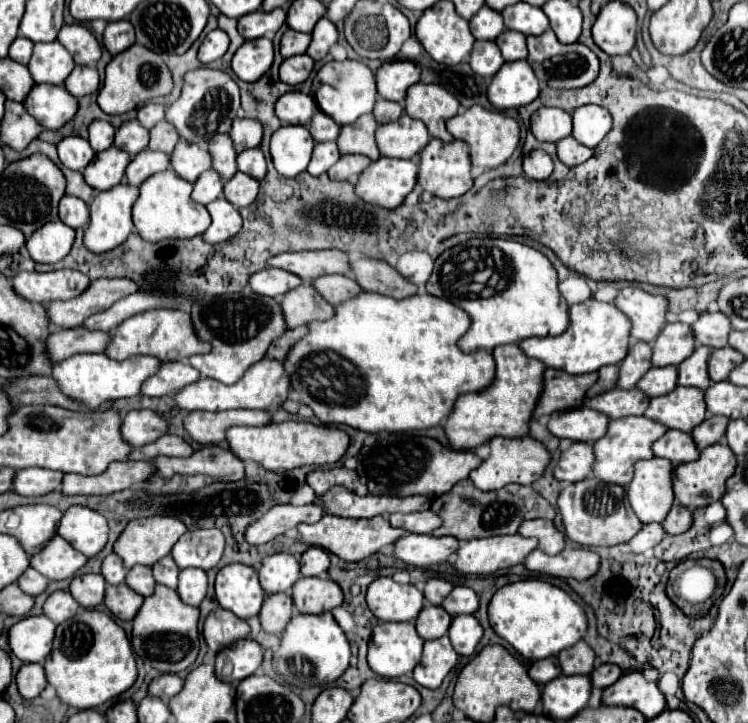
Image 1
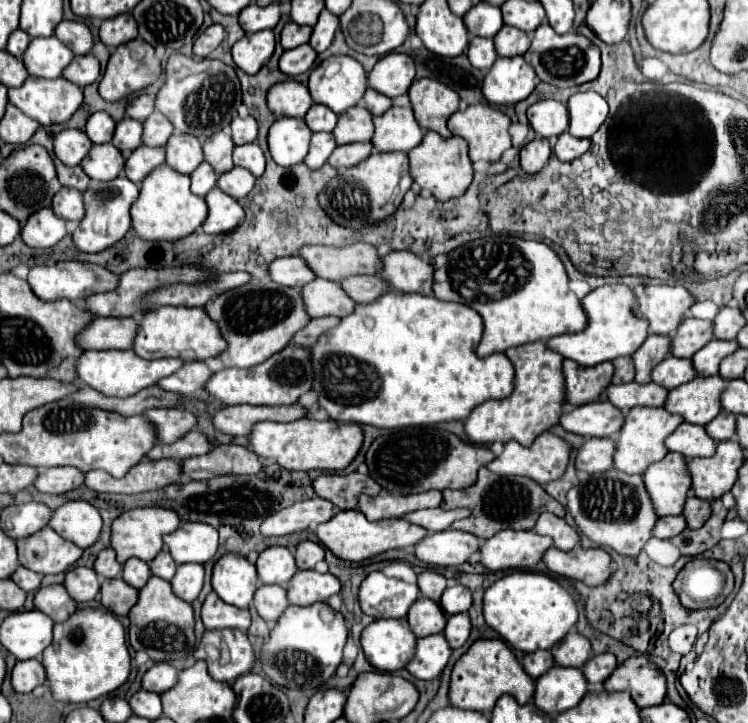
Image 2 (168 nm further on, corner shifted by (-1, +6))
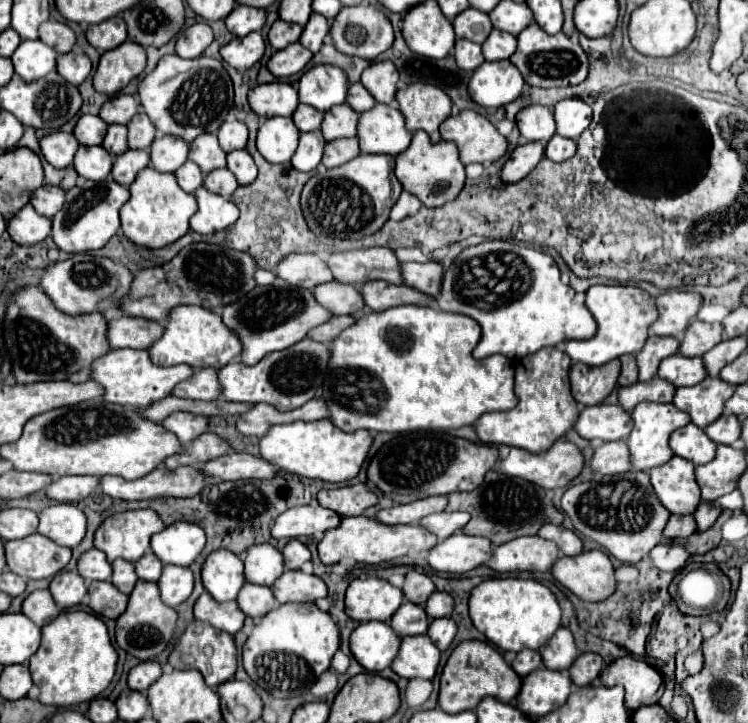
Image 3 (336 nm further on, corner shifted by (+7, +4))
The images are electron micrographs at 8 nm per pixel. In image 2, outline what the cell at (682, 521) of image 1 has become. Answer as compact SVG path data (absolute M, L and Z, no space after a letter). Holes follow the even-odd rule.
M689 495L687 497L687 503L685 503L683 515L685 515L687 525L691 529L699 529L699 527L705 525L705 521L711 515L711 503L709 501L703 501L703 499L697 499L695 495Z

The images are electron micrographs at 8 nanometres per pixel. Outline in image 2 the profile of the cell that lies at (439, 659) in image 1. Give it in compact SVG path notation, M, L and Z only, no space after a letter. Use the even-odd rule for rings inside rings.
M429 635L423 639L417 639L417 649L413 659L405 665L405 669L417 677L417 679L435 679L445 669L447 661L451 657L451 647L445 639L445 635Z

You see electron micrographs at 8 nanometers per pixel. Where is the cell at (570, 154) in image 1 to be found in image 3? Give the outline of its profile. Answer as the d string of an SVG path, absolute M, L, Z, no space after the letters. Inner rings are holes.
M555 135L545 145L545 157L551 161L565 161L565 159L573 157L575 149L577 149L577 143L573 139L565 139L561 135Z

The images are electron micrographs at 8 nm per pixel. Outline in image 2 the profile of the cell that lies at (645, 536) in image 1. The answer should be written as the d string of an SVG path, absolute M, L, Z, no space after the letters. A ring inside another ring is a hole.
M679 515L679 517L661 517L653 529L653 535L659 537L659 539L671 539L675 535L679 535L681 531L687 529L687 523L685 523L685 517Z

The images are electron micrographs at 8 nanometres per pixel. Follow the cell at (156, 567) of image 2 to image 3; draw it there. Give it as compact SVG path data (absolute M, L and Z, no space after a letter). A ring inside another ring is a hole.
M145 553L145 557L141 557L141 559L135 563L135 571L137 571L139 579L157 581L157 579L161 577L163 563L161 563L153 553Z

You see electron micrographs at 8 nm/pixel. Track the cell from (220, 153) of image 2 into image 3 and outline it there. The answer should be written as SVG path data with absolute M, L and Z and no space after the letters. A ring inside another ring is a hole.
M201 133L201 137L197 137L197 141L191 143L189 159L195 161L205 175L215 169L223 169L227 165L225 151L219 147L217 137L211 133Z

